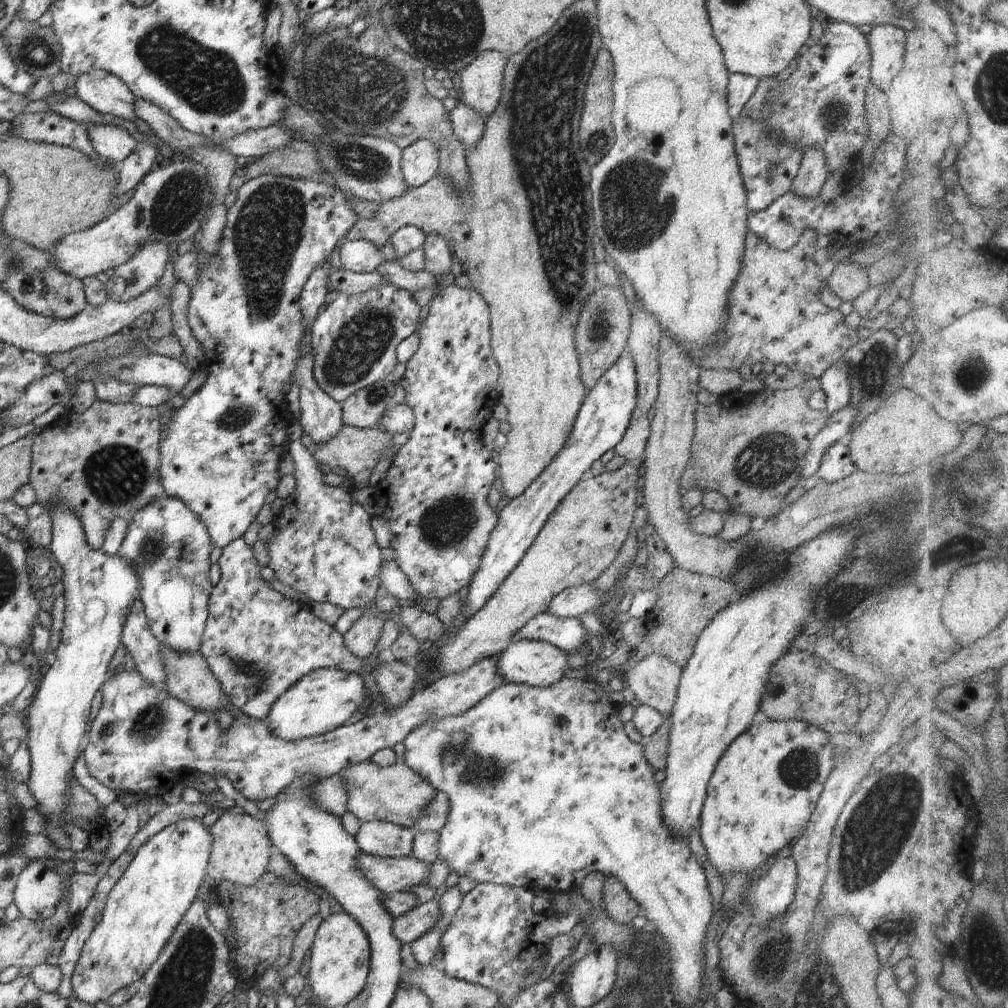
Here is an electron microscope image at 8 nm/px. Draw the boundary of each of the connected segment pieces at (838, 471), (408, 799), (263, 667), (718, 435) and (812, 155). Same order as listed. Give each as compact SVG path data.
M839 441L828 446L828 450L822 454L822 461L816 476L821 481L834 483L847 478L857 470L851 460L846 441Z
M370 760L357 764L350 764L338 772L346 786L346 810L360 822L384 821L413 829L414 822L420 818L422 810L434 800L437 792L418 774L415 774L404 764L380 768Z
M244 536L222 548L222 556L217 564L222 577L213 587L208 600L208 620L202 634L199 653L220 682L224 694L228 694L234 709L248 717L265 721L272 704L288 691L288 688L300 682L300 678L304 678L306 674L330 668L356 674L366 670L364 660L356 658L344 646L342 634L339 634L333 626L314 616L304 602L293 602L272 589L269 582L260 575L253 548L246 544Z
M808 379L803 384L800 384L800 386L790 388L789 390L771 390L765 387L764 391L758 395L752 393L745 394L739 390L734 391L734 394L730 394L730 396L732 396L732 402L730 402L729 417L728 396L722 396L722 400L712 404L712 406L704 406L698 403L695 407L695 428L691 445L690 461L684 470L684 474L682 474L682 478L678 480L679 486L684 487L688 491L695 487L699 487L705 491L716 491L728 500L734 513L748 514L748 516L753 519L764 518L764 520L768 520L777 516L785 507L784 496L786 496L792 488L801 484L800 470L802 470L802 460L804 460L804 456L806 455L812 440L814 440L816 434L820 434L820 430L824 428L824 424L831 418L831 414L826 410L815 412L808 405L808 400L811 398L812 394L819 389L821 389L821 383L818 379Z
M808 148L802 156L800 169L790 191L798 198L816 198L828 178L828 166L824 154L816 148Z

